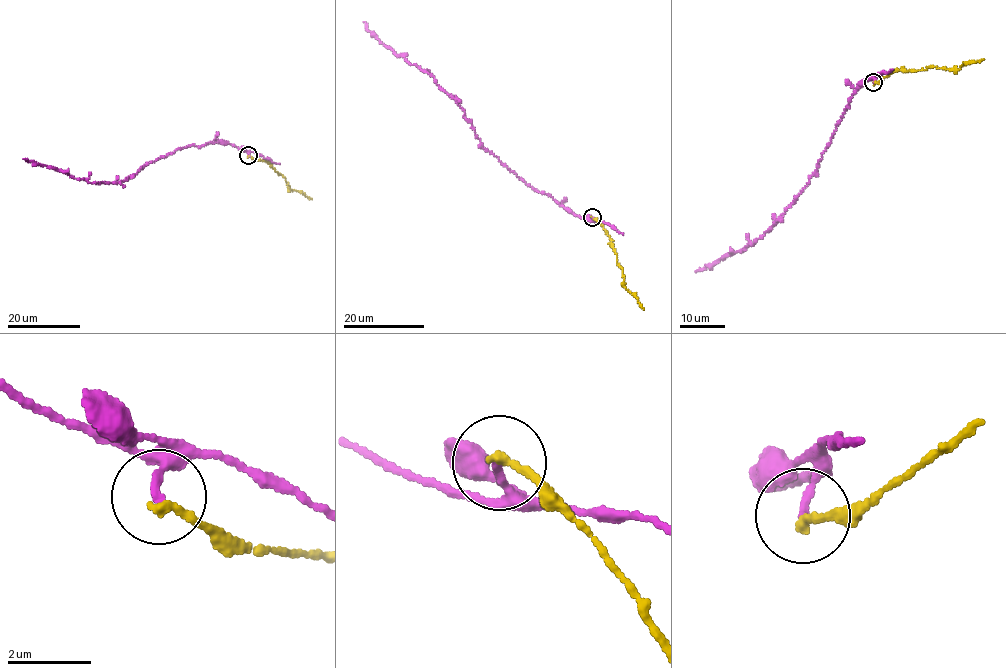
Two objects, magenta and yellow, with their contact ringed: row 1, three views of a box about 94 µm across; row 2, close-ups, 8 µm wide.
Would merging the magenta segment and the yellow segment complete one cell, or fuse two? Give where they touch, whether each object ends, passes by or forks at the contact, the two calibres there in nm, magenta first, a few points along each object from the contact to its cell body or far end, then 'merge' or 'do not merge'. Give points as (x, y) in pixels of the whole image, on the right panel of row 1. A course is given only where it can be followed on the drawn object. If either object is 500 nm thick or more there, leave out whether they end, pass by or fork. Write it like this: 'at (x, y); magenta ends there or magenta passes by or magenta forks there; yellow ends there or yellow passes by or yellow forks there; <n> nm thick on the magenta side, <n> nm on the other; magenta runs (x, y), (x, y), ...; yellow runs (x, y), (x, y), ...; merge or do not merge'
at (873, 82); magenta ends there; yellow ends there; 170 nm thick on the magenta side, 200 nm on the other; magenta runs (873, 82), (875, 78), (858, 86), (815, 170), (777, 221), (745, 250), (728, 253), (696, 272); yellow runs (873, 82), (895, 70), (935, 67), (958, 69), (970, 61), (983, 59); do not merge

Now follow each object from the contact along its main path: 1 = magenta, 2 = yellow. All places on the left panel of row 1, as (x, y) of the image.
1: (248, 155), (247, 152), (215, 140), (190, 145), (144, 165), (117, 183), (88, 182), (23, 159)
2: (249, 155), (270, 162), (286, 178), (290, 190), (311, 199)

